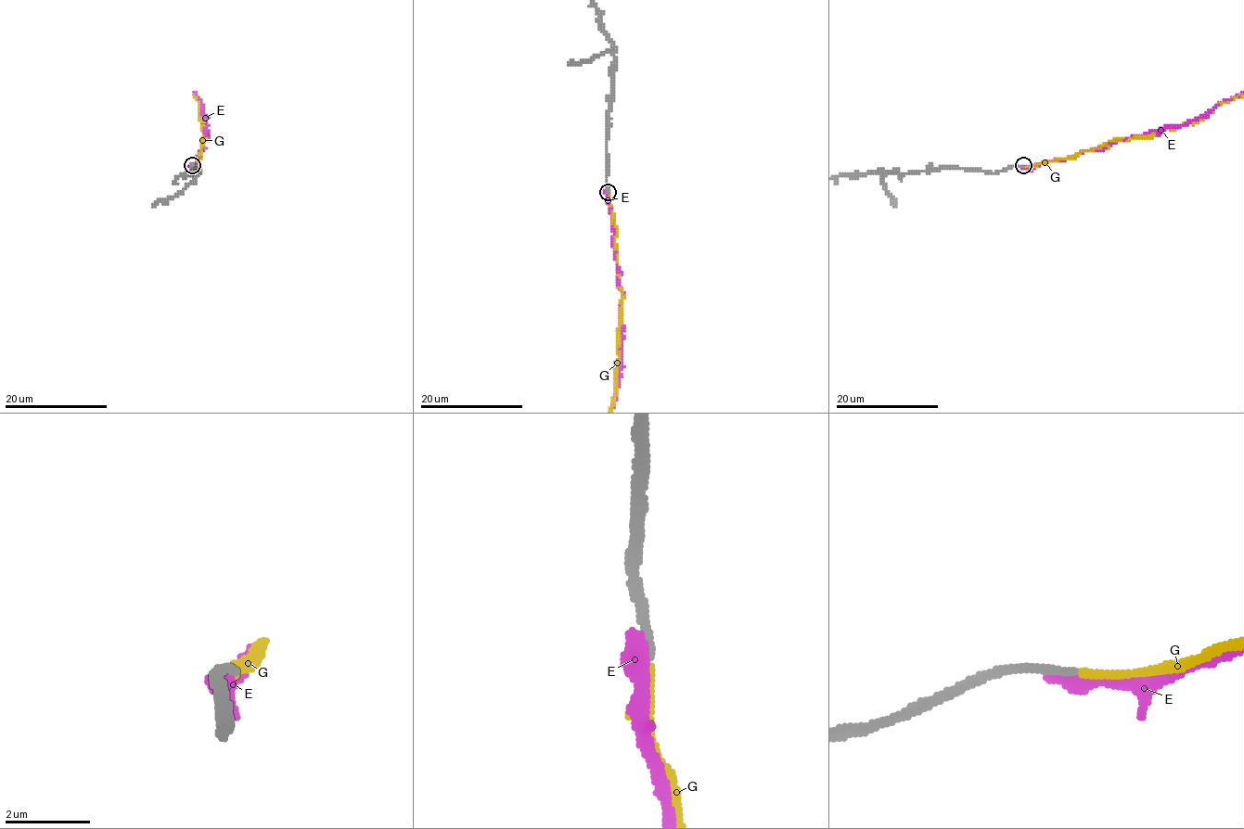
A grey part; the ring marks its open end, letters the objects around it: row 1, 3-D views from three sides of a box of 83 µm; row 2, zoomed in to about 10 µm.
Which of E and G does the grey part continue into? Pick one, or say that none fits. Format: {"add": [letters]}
{"add": ["G"]}

